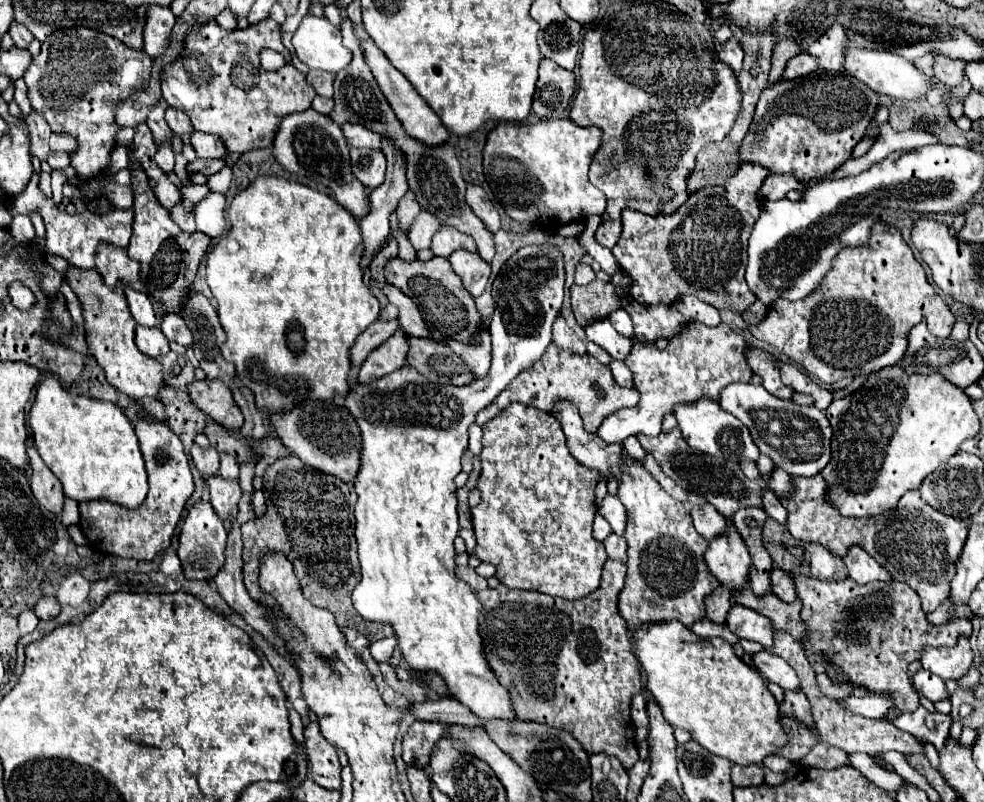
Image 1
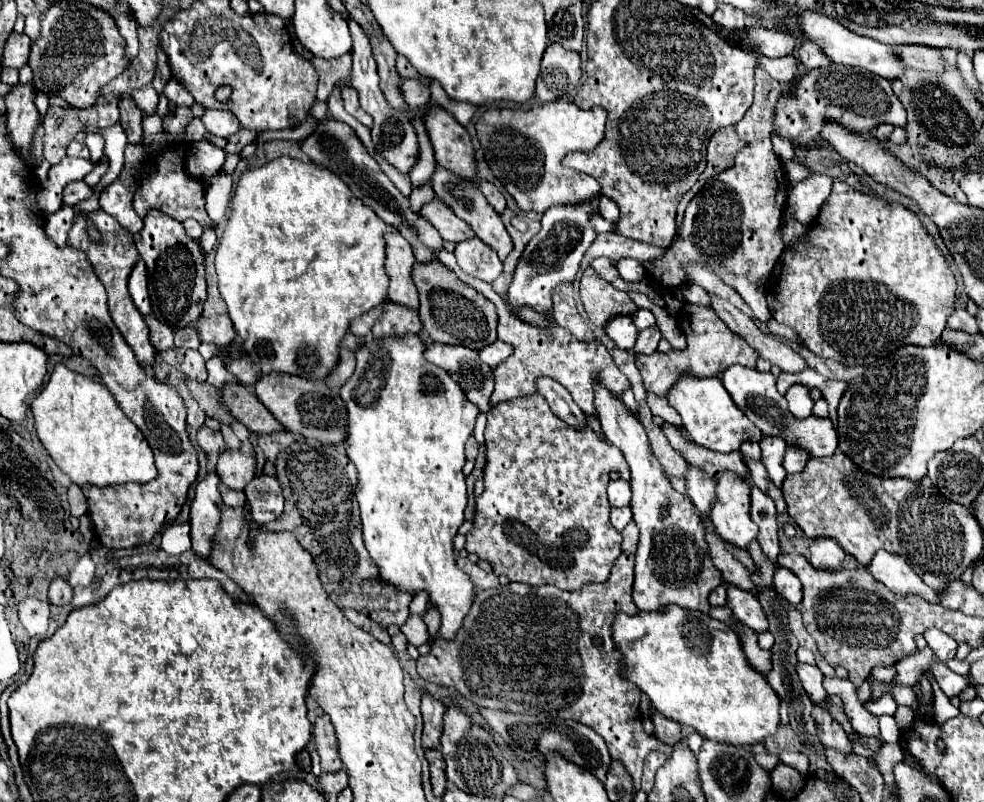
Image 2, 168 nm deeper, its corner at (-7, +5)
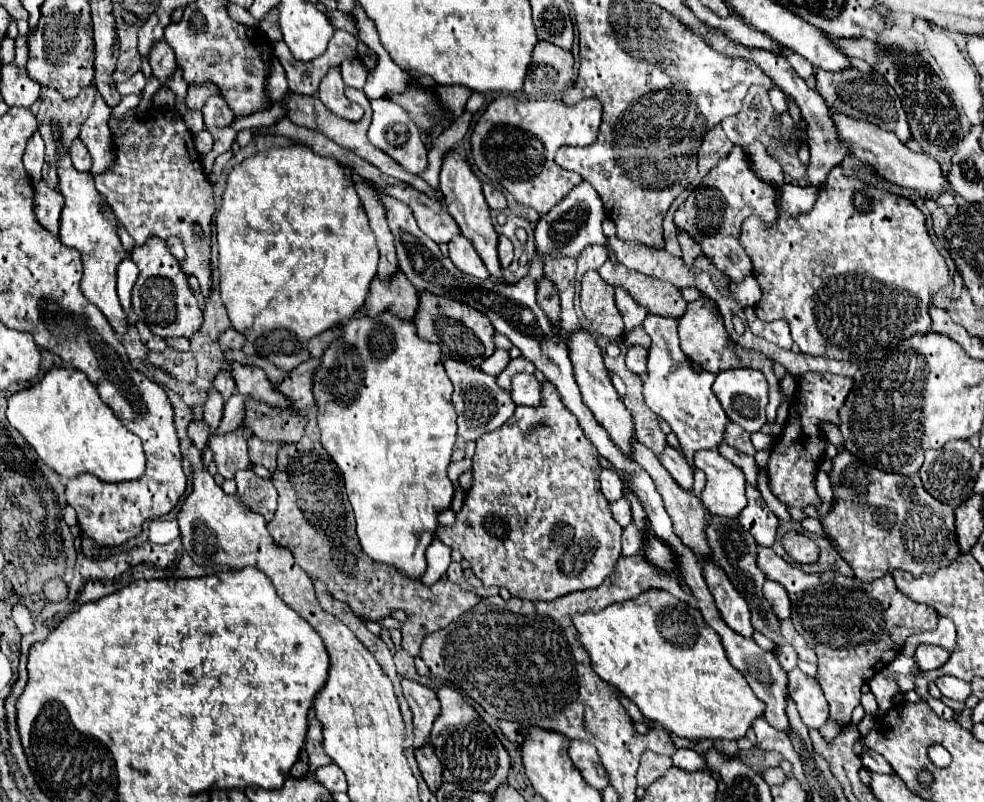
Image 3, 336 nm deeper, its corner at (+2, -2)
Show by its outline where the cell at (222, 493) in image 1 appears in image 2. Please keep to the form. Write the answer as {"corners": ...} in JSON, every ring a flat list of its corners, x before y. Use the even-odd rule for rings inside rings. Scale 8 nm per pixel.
{"corners":[[243,441,241,449,231,451,227,449,225,453,219,455,217,461,217,475,223,485,229,489,243,489,249,479,253,479,255,471,255,451,249,441]]}

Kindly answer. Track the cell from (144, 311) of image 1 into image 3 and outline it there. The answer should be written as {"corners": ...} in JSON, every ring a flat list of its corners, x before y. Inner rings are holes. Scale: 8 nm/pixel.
{"corners":[[124,258,124,262,120,262,116,274,118,274,118,296,120,296,120,304,122,304,124,312,130,312,132,310,130,294,132,294,134,282,138,278,138,268,132,262,132,258]]}

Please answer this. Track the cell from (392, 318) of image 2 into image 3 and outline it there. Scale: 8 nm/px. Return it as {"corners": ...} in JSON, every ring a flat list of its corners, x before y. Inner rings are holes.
{"corners":[[400,270,392,282,380,282,378,276,372,280,364,310,370,316,378,316,382,310,390,310,404,320,412,320,418,308,418,298,420,292,408,282,408,278,404,278,404,272]]}

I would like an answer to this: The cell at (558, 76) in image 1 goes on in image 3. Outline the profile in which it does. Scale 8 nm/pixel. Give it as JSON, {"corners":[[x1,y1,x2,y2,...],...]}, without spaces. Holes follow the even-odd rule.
{"corners":[[538,42,526,72,524,94,534,100,560,100,568,82,572,82,572,66,574,58,570,50,550,42]]}

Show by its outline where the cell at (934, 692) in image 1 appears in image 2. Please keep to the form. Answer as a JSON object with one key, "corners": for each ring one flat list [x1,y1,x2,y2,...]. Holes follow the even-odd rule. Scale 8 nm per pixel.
{"corners":[[937,661,933,663,933,667,929,667,929,673,933,673,939,689,947,695,947,697,955,697,959,695,965,687,967,687,967,677,953,673,945,663]]}

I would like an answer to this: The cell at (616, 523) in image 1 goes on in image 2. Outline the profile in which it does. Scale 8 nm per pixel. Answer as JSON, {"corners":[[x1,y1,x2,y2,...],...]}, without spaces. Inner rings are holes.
{"corners":[[625,479,611,481,607,487,607,495,609,495,611,507,625,507,631,503,631,487]]}

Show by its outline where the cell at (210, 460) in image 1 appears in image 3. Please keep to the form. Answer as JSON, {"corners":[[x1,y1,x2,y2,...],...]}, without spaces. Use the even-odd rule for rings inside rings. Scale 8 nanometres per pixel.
{"corners":[[194,420,188,426,188,436,192,438,194,446,198,446,200,450,204,450,204,446,208,444,208,438,210,438,210,428,208,428,208,424,204,420,200,420,200,422]]}

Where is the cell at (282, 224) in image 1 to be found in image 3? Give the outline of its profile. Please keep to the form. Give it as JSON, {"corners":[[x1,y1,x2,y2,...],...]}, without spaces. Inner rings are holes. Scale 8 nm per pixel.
{"corners":[[292,144,288,148,270,148,266,152,258,152,228,172,226,190,222,196,222,208,216,214,216,238,218,238,218,250,220,250,220,292,222,292,222,300,228,310,232,328,246,336,246,344,242,350,248,356,266,358,268,362,272,362,274,366,278,366,286,372,290,372,300,362,306,362,310,358,308,350,306,350,306,342,310,338,322,334,324,330,328,330,336,324,346,324,364,306,366,294,370,290,370,282,376,276,376,266,378,266,376,238,368,226,364,206,354,190,352,178,346,174,344,166,340,166,334,158,322,158,320,154,314,154,312,148,302,146,302,144]]}

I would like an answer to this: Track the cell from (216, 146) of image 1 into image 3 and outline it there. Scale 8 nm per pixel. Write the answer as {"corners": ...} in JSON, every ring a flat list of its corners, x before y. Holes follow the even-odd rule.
{"corners":[[220,94,216,96,210,96,202,108,202,114,204,114,204,124,206,128,210,126,218,126,218,128,224,128,228,124,232,124,232,120,236,118,232,114,232,108,228,106,228,102,224,102,224,98,220,98]]}

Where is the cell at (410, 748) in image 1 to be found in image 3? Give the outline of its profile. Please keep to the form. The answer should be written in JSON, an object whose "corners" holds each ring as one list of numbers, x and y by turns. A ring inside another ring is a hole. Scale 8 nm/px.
{"corners":[[400,676,400,682,404,688,404,698,414,714,414,746,420,748,430,738,432,724,440,714,440,702,432,688,402,676]]}

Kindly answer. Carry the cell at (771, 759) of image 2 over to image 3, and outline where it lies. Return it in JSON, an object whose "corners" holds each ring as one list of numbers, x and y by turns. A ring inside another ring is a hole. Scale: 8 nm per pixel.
{"corners":[[768,768,768,770,762,772,762,778,764,778,770,786,774,786,774,784,782,784,788,776,784,774,782,768]]}

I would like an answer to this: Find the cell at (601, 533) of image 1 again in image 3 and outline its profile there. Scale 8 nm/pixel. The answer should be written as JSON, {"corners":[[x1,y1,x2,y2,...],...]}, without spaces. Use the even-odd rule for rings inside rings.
{"corners":[[620,498,616,502,612,502,612,514,616,518,616,522,624,528,632,522,632,508,630,508,630,502,626,498]]}

